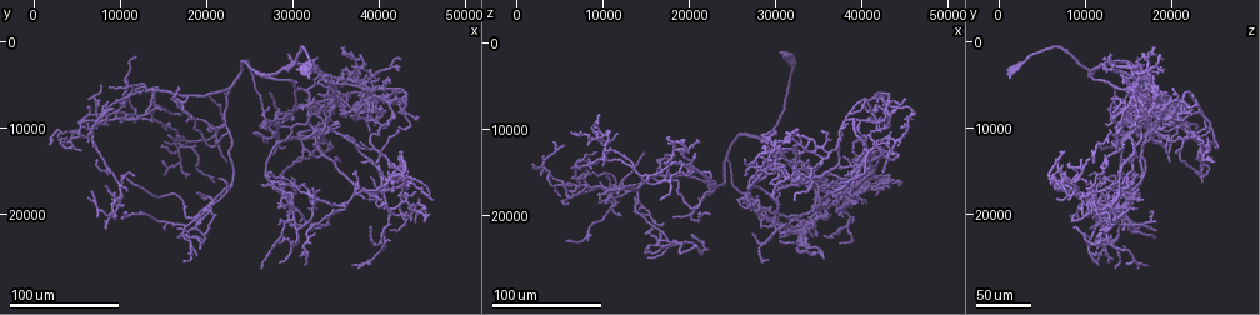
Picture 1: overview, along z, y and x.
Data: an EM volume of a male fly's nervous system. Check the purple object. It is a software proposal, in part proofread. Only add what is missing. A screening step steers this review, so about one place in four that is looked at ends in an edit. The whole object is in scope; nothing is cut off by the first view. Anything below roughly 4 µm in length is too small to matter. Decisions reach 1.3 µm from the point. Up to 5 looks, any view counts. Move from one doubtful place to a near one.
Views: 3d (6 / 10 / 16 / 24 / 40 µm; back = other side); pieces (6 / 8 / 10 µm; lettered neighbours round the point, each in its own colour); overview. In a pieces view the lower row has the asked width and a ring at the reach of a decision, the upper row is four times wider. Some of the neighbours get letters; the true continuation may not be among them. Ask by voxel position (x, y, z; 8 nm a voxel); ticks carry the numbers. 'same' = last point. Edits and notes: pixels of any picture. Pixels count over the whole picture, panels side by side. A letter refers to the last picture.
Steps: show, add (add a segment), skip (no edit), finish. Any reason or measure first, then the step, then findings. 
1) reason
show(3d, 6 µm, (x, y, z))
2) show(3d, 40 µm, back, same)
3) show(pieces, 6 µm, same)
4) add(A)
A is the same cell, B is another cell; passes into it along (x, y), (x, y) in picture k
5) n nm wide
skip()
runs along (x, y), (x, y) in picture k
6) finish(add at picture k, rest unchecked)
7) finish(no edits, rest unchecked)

tapers out
show(3d, 40 µm, (38000, 18500, 9500))

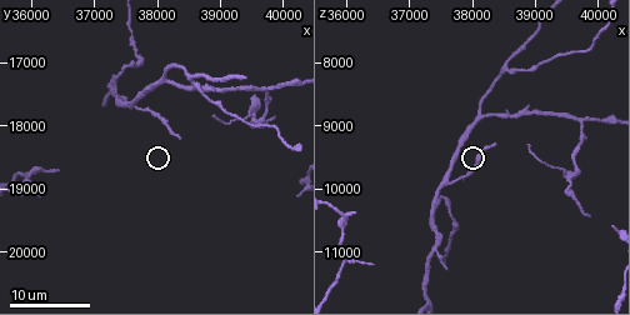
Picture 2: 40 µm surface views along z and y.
show(pieces, 6 µm, (38300, 18150, 9250))

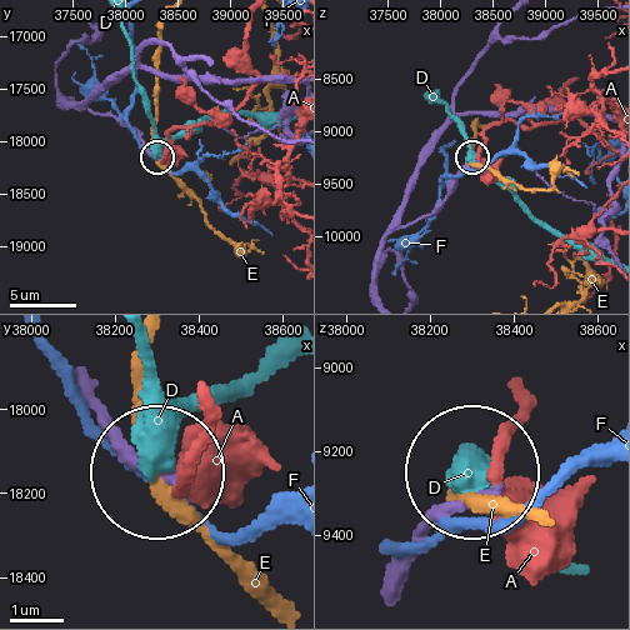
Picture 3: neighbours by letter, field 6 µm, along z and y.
skip()
A, D, E and F are other cells; runs along (410, 549), (473, 499) in picture 3; no lettered segment goes on from it

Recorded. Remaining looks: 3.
an open end
show(3d, 40 µm, (30500, 5000, 12500))

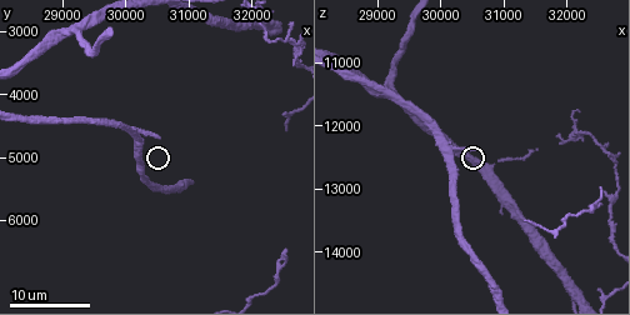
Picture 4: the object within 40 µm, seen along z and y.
see the neighbours
show(pieces, 8 µm, (30550, 4650, 12350))

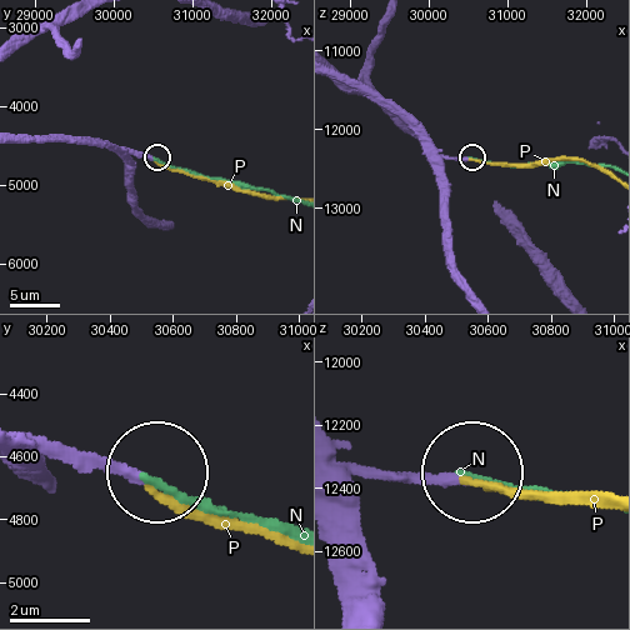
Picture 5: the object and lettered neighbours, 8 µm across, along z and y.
skip()
N and P are other cells; runs along (335, 74), (398, 109), (445, 155), (470, 159) in picture 5; no lettered segment goes on from it

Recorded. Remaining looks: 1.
finish(no edits, rest unchecked)

